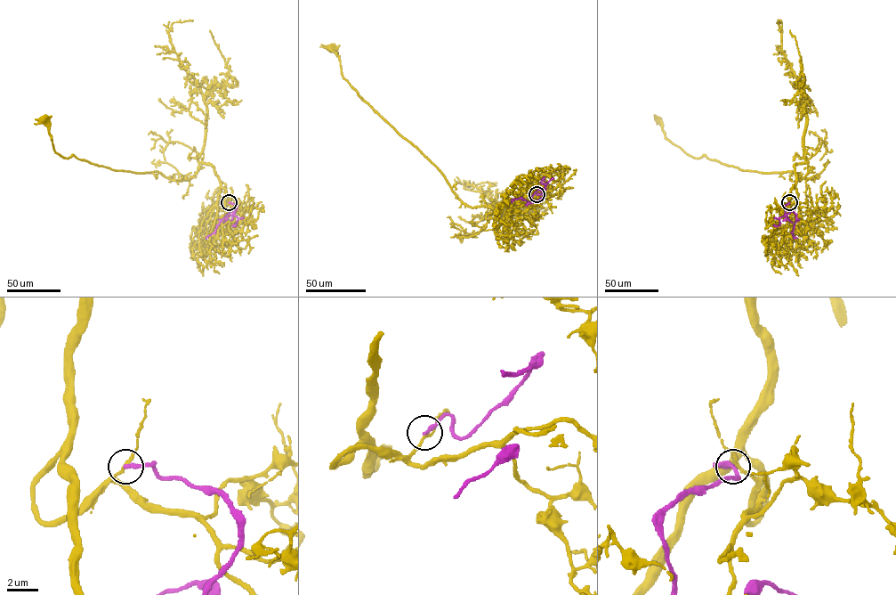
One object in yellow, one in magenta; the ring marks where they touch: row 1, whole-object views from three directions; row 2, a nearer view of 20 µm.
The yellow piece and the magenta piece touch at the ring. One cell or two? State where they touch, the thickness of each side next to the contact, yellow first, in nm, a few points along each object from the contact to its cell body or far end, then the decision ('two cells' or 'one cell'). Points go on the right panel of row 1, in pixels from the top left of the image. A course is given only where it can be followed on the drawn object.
at (789, 202); 170 nm thick on the yellow side, 240 nm on the other; yellow runs (789, 202), (795, 166), (807, 163), (800, 181), (791, 171), (695, 158), (665, 137), (657, 118); magenta runs (789, 202), (784, 207), (785, 214), (791, 211), (795, 215), (792, 232), (796, 237); two cells

